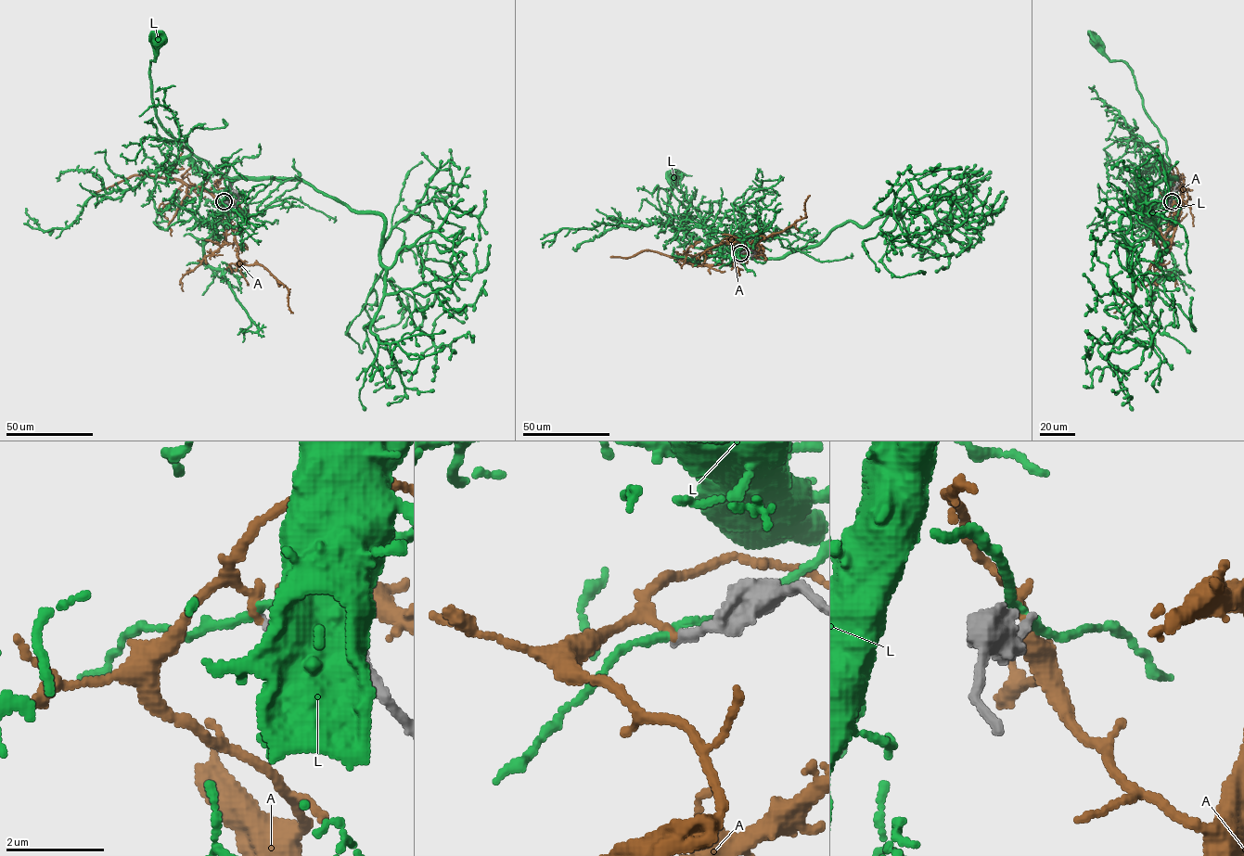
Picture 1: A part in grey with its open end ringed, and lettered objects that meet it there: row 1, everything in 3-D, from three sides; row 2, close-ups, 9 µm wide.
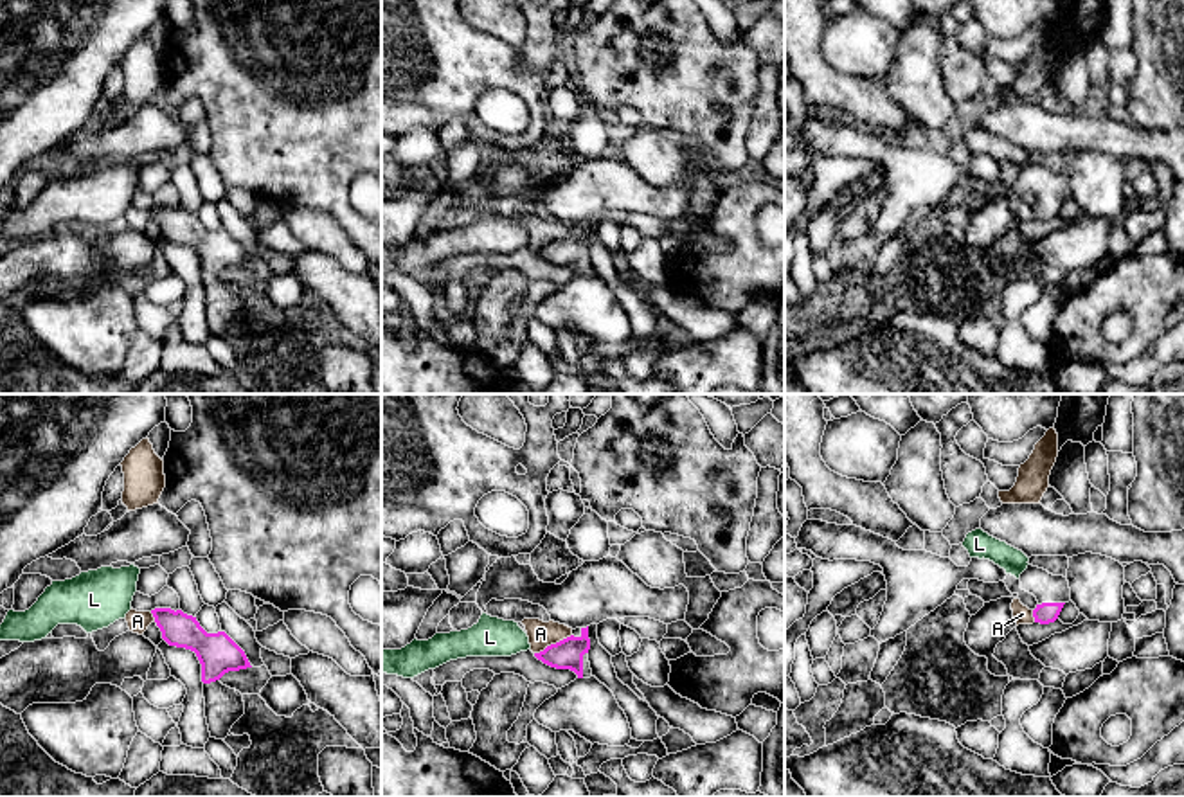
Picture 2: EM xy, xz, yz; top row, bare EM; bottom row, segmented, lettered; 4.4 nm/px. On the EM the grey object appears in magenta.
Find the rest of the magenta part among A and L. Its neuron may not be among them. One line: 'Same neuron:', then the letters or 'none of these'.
Same neuron: none of these

